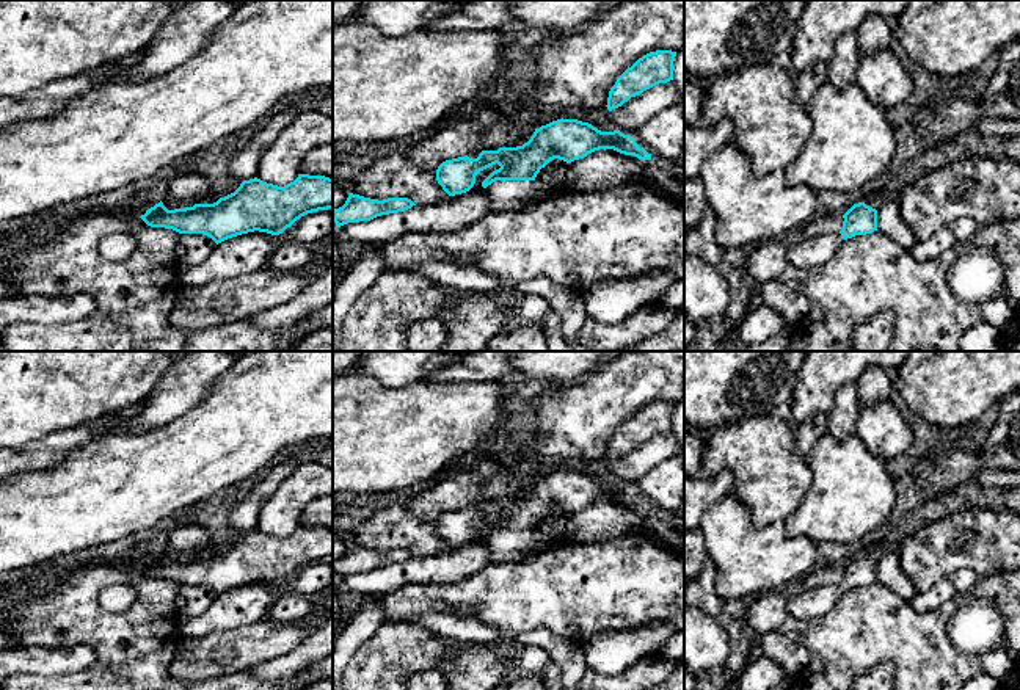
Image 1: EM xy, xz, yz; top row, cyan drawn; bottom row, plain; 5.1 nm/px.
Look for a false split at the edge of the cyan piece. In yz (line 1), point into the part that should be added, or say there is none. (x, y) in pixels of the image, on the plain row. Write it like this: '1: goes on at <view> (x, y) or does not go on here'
1: goes on at yz (813, 602)

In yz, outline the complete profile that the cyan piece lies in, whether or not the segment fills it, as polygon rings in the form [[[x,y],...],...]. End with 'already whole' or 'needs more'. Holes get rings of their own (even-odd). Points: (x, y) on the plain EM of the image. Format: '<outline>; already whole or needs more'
[[[865,554],[854,555],[843,569],[844,572],[840,583],[819,585],[792,597],[788,602],[789,613],[800,619],[824,616],[847,590],[877,582],[877,561]]]; needs more

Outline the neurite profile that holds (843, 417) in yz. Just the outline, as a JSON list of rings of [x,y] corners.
[[[844,384],[836,392],[835,403],[829,412],[829,434],[836,441],[855,434],[862,409],[857,384]]]

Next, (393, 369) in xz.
[[[364,351],[352,373],[372,376],[388,389],[403,389],[427,380],[460,356],[450,351]]]

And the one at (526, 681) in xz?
[[[523,674],[513,681],[505,681],[494,690],[548,690],[541,676]]]

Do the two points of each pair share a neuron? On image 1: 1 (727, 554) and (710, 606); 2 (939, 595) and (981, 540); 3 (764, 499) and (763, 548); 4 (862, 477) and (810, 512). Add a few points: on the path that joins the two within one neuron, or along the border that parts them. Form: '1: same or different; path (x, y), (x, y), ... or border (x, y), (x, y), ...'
1: different; border (708, 555), (716, 568), (716, 593), (722, 599)
2: different; border (948, 577), (918, 593)
3: different; border (741, 499), (755, 527), (783, 522)
4: same; path (849, 490), (827, 512), (823, 512)

